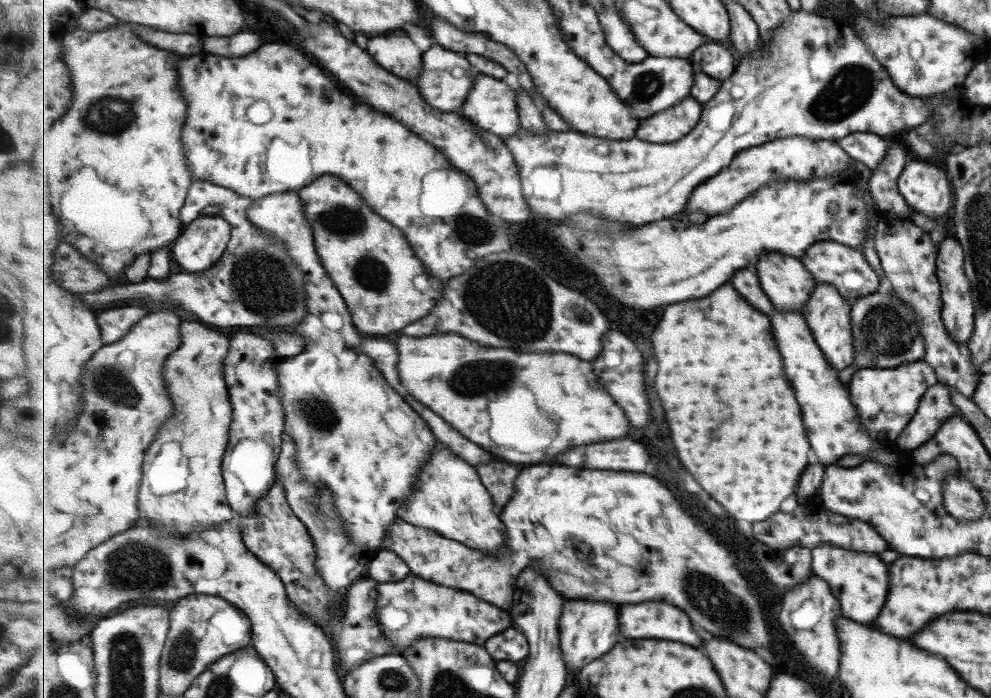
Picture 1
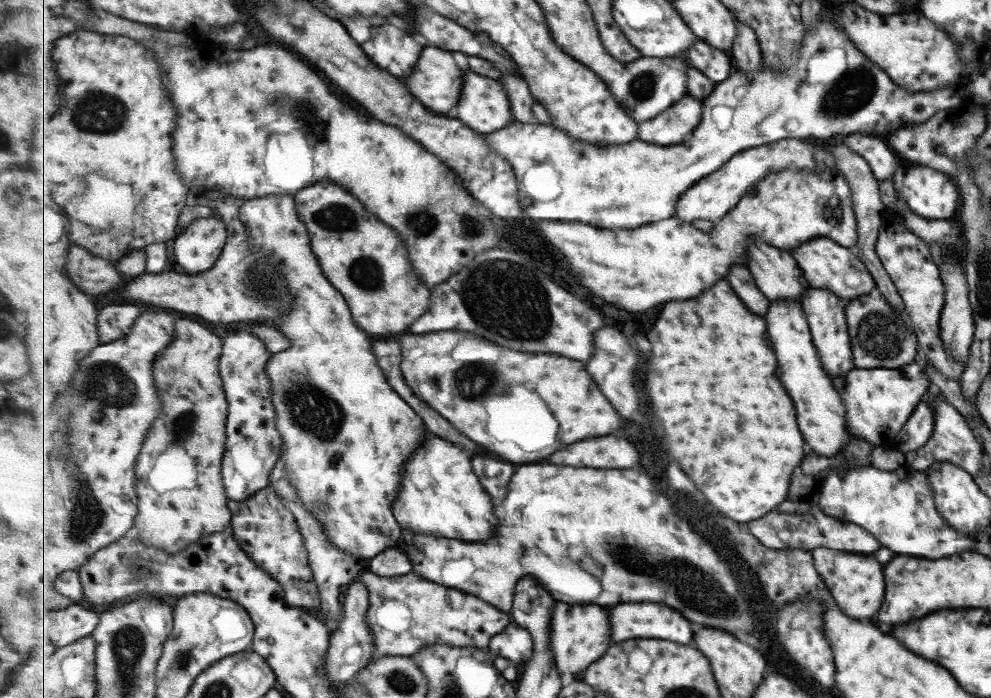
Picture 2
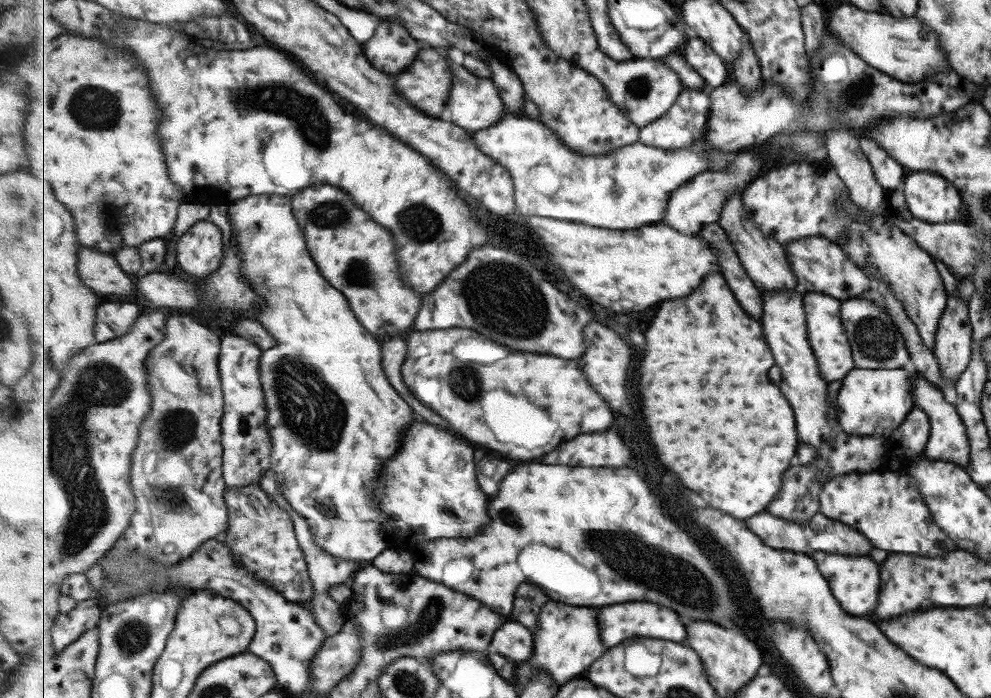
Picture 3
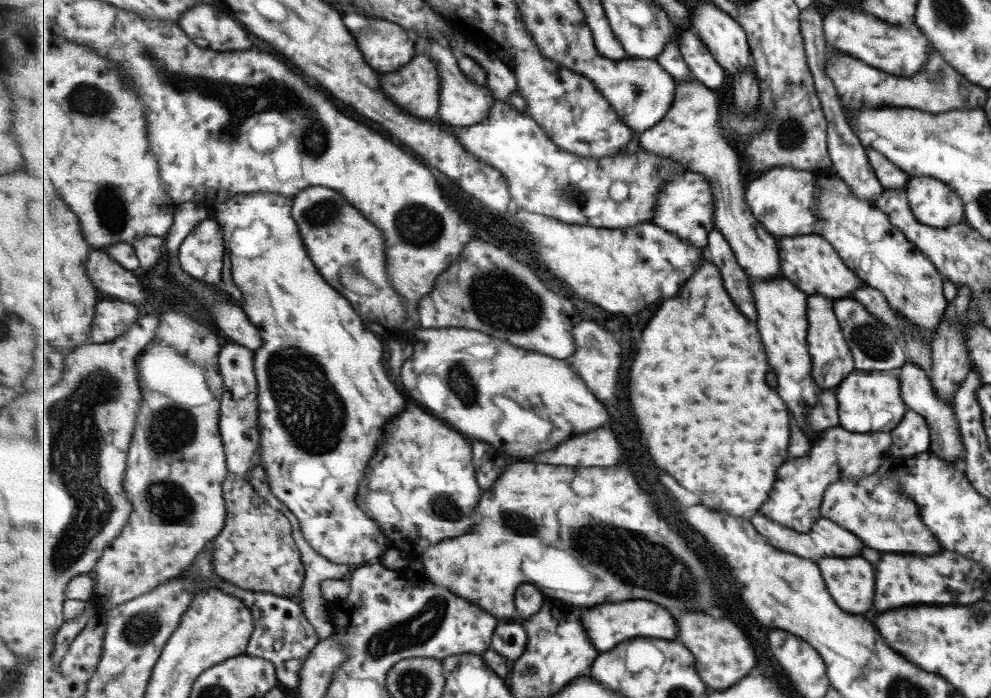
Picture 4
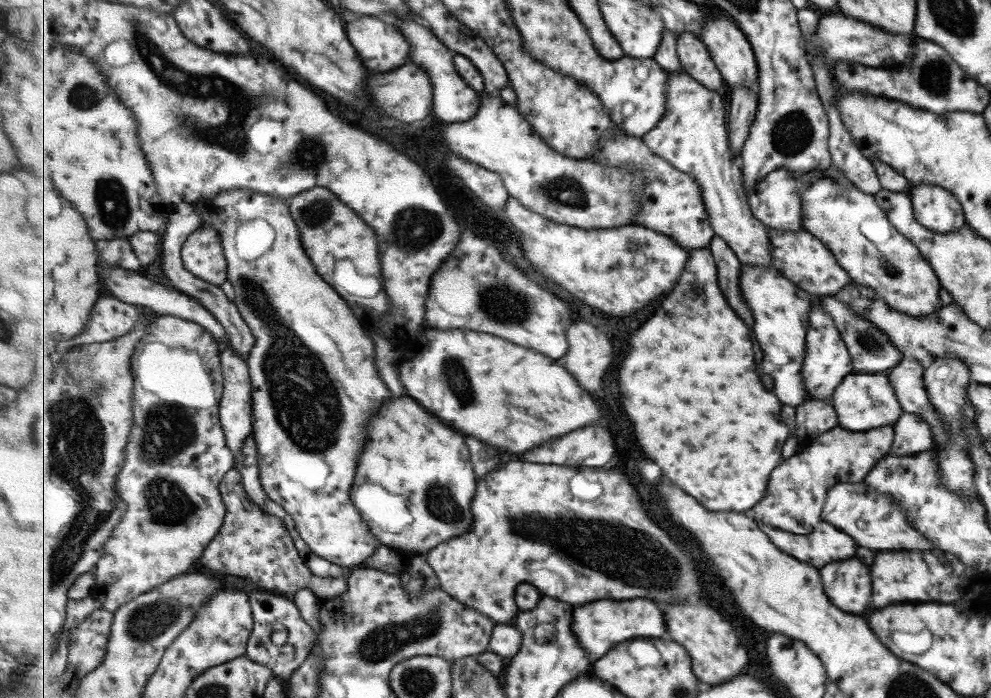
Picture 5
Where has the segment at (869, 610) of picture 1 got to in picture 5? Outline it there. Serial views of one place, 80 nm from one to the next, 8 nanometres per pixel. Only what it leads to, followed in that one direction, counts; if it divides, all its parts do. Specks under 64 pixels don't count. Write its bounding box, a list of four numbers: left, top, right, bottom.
[819,558,871,614]

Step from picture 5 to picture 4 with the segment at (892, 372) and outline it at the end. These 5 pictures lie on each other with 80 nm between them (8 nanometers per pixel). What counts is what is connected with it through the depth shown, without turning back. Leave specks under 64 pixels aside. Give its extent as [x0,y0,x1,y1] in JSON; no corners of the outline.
[896,362,964,463]

